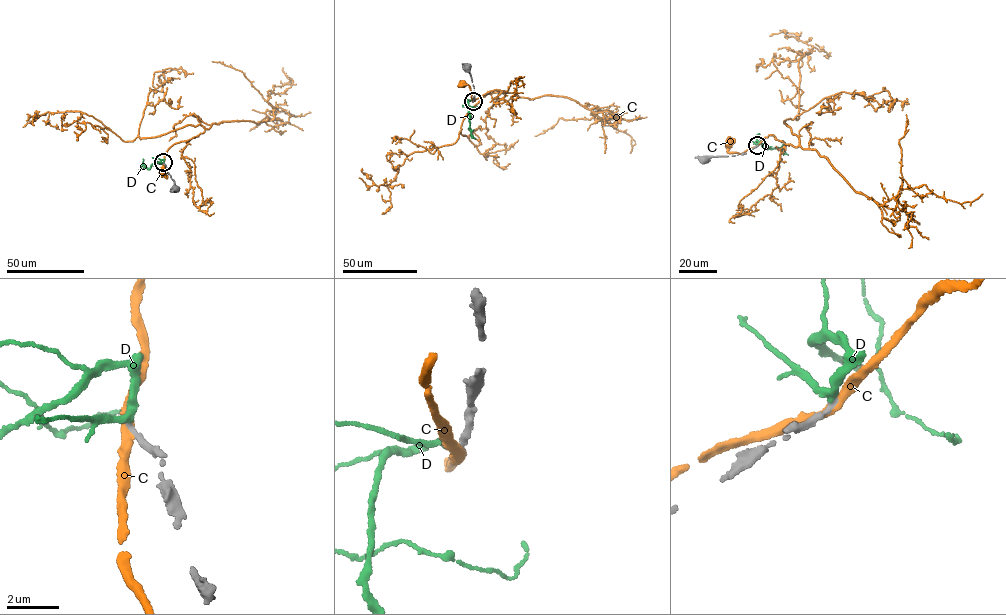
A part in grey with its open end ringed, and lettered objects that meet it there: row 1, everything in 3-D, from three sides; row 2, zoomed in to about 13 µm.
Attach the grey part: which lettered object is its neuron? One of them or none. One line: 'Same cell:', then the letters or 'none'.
Same cell: none

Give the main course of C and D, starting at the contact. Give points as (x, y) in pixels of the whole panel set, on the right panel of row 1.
C: (757, 146), (732, 153), (728, 151), (728, 142)
D: (757, 145), (756, 141), (766, 145), (767, 149), (781, 147), (788, 155)

